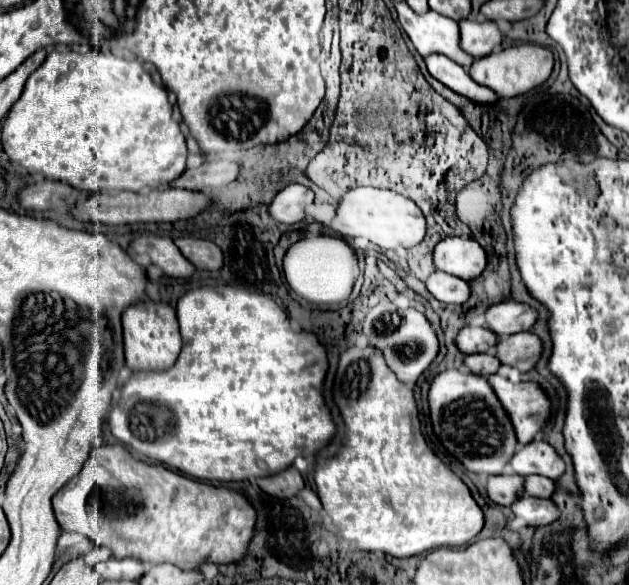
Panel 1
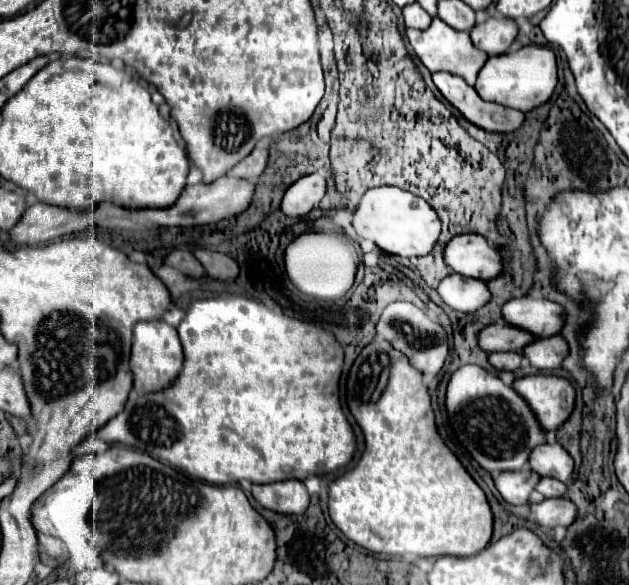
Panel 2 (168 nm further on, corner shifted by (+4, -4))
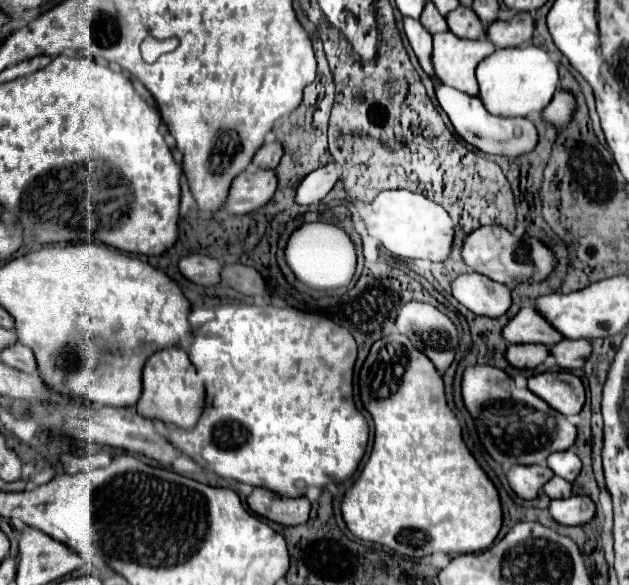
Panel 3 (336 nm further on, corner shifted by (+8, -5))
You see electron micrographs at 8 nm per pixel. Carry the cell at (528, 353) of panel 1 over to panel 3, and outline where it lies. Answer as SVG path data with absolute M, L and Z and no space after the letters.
M564 338L550 348L550 354L554 356L556 364L564 370L582 368L582 364L590 356L590 352L592 352L592 348L590 348L588 340L568 340L568 338Z

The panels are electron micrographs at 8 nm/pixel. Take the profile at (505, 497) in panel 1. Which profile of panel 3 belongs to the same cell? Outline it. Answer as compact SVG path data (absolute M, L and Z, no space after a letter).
M512 466L506 472L506 480L510 488L524 500L534 500L540 488L554 476L554 472L546 466Z

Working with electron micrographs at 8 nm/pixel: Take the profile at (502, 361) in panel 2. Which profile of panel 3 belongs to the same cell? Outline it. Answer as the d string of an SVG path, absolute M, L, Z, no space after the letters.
M512 344L506 350L506 360L514 368L536 368L548 356L548 348L542 344Z

